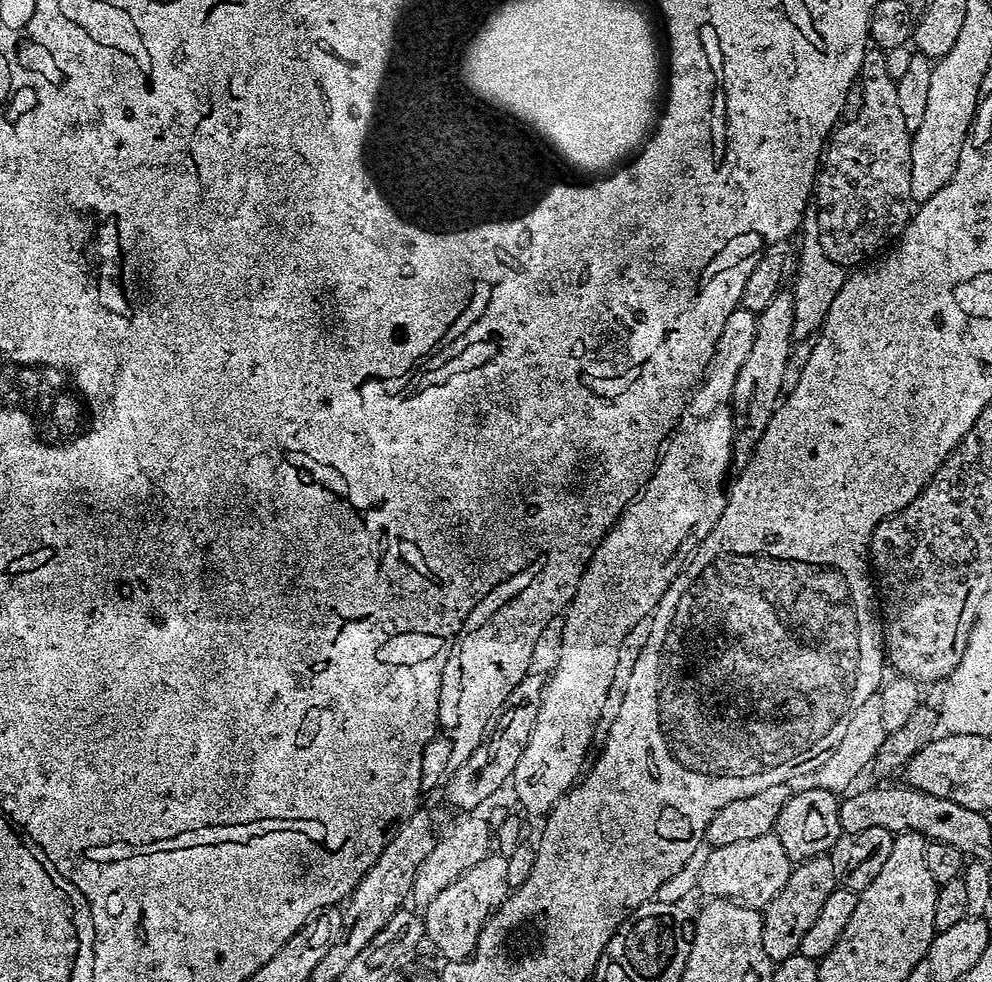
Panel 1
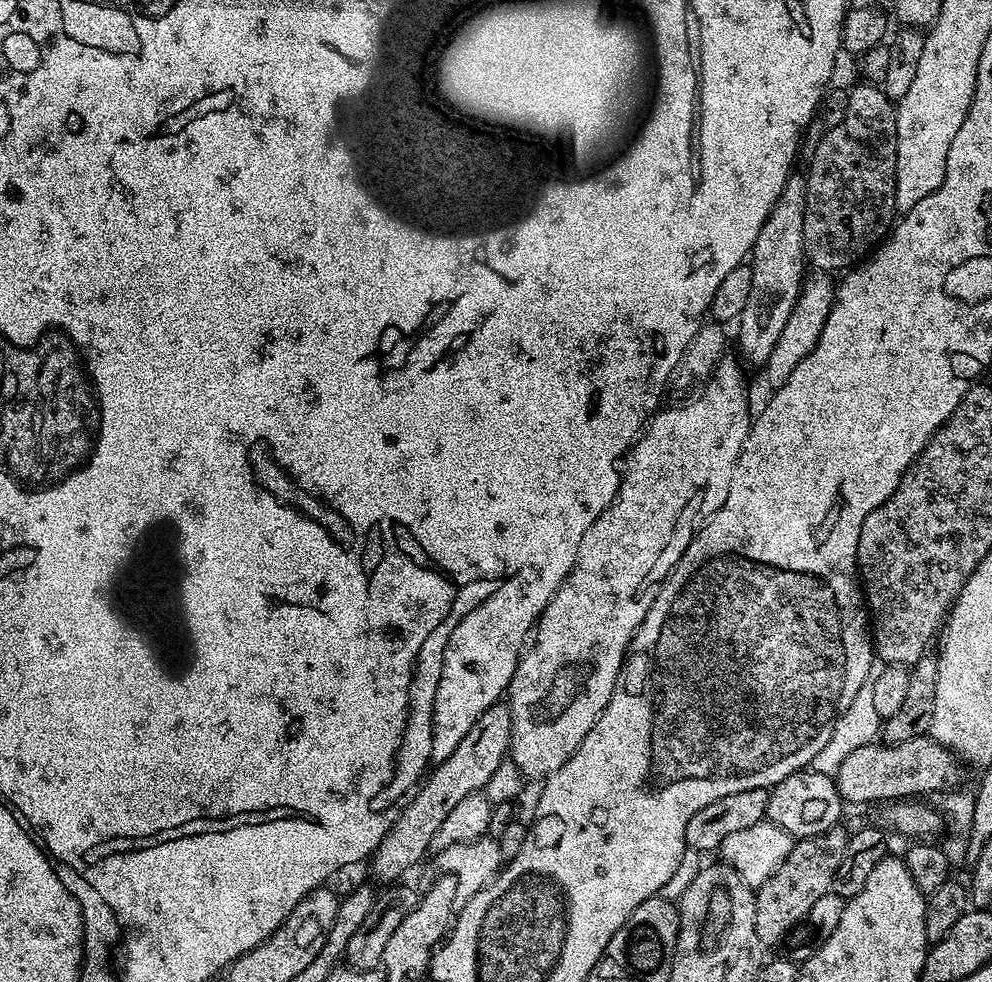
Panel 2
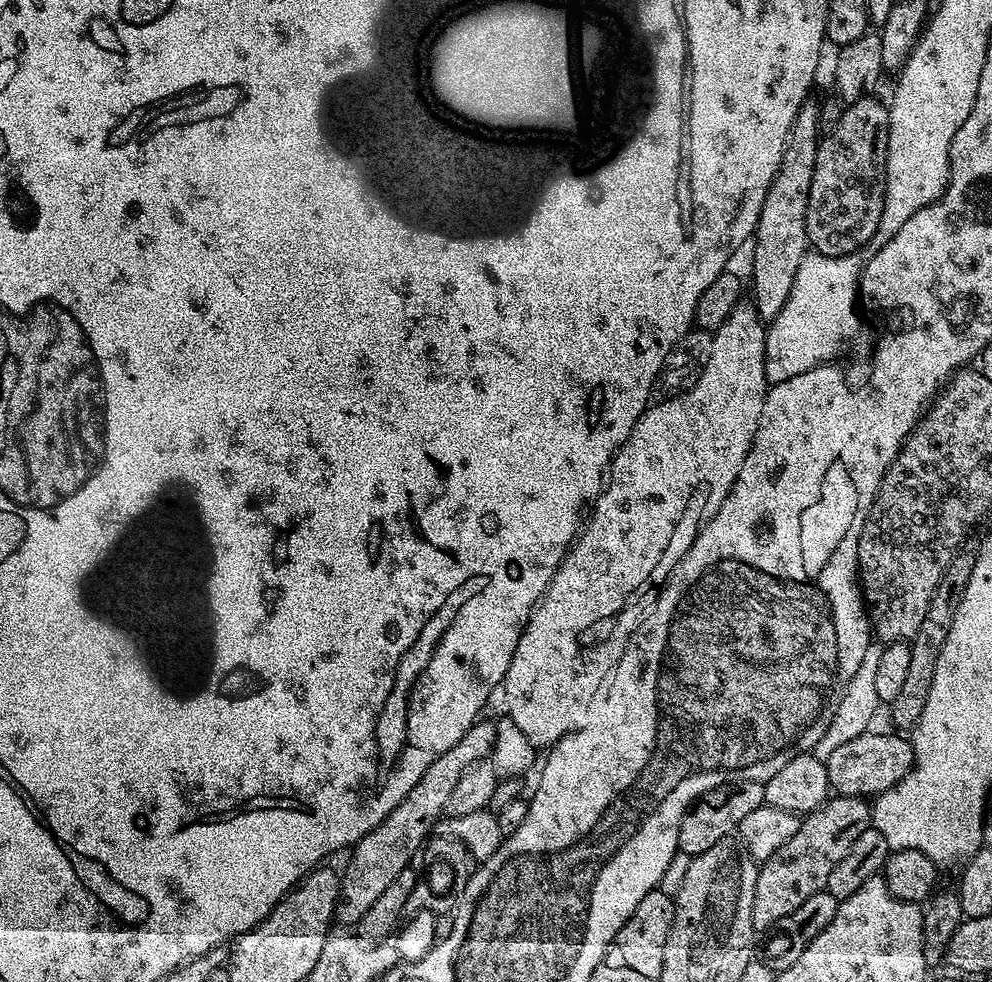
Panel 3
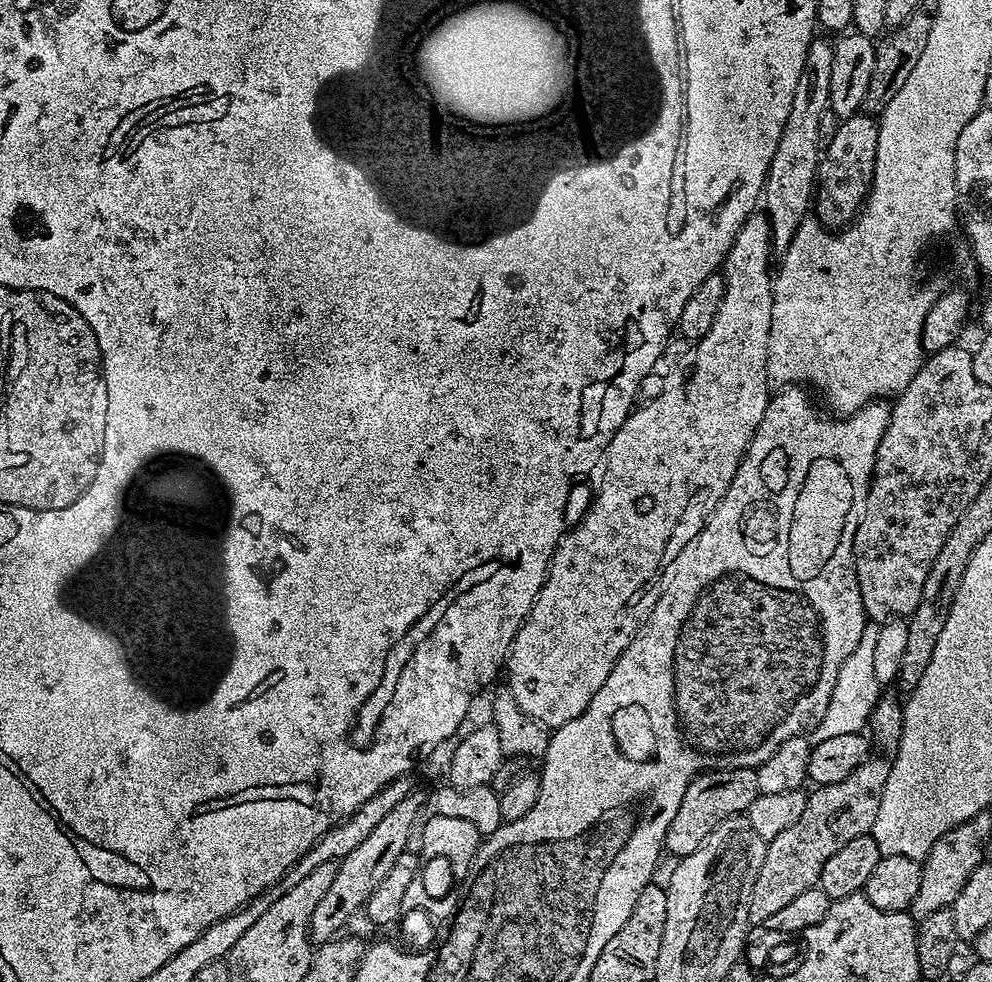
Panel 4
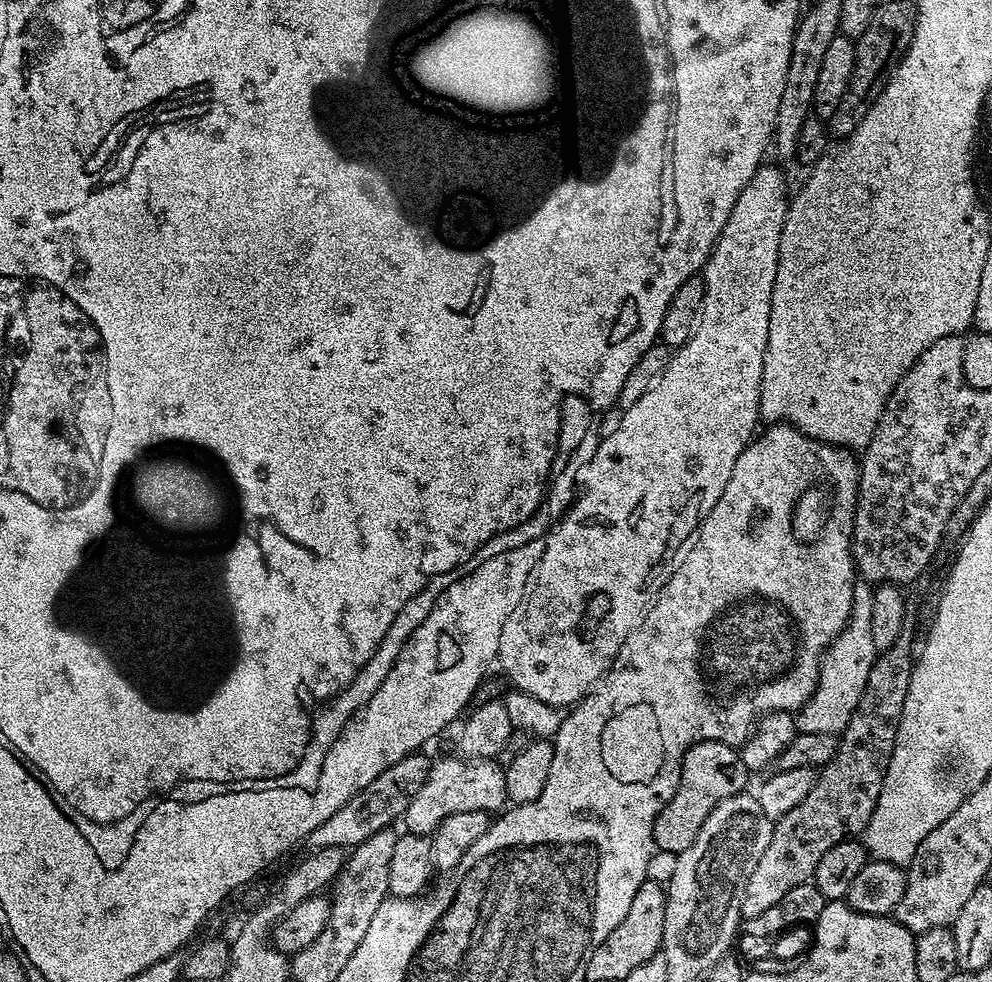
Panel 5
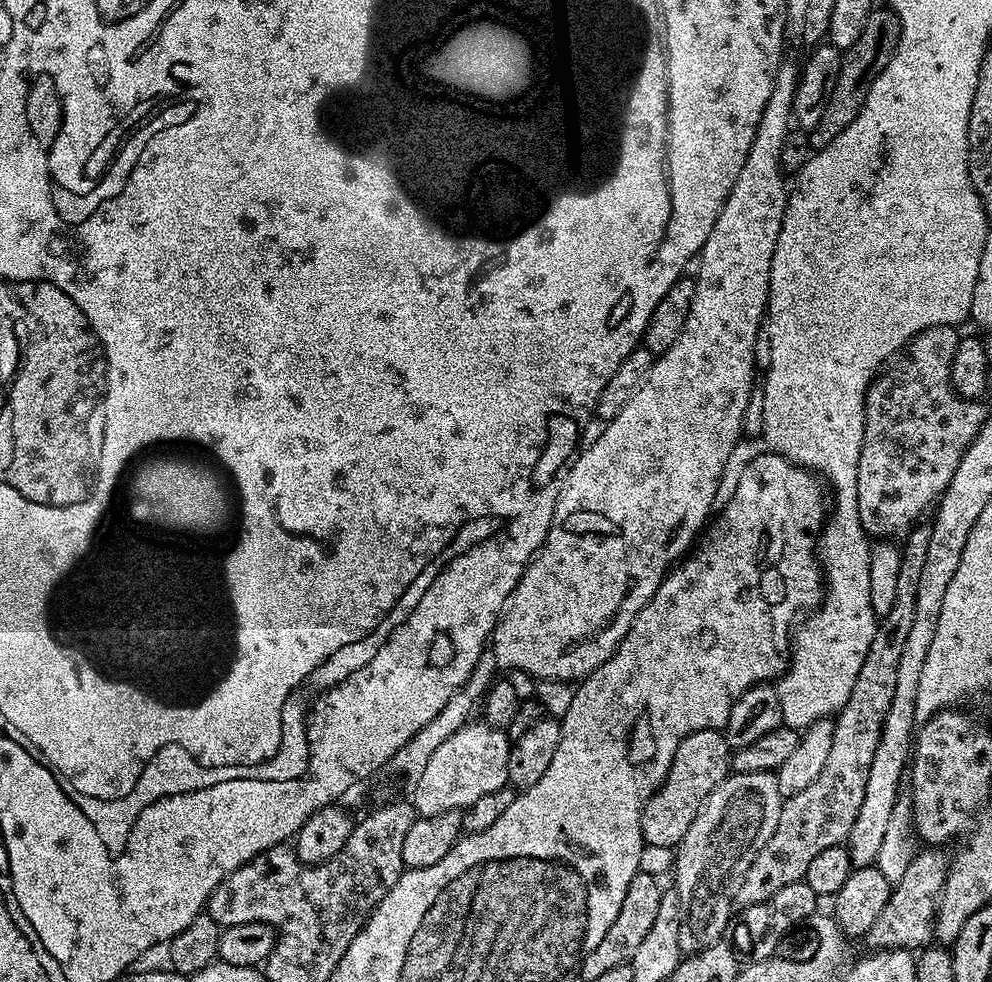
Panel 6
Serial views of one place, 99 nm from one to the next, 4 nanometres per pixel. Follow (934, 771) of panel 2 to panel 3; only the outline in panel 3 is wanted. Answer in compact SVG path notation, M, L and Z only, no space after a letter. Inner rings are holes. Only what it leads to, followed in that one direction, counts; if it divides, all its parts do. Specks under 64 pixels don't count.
M866 730L860 736L850 738L843 746L838 746L834 754L826 761L828 765L828 783L833 793L842 796L863 796L875 798L890 790L902 778L906 778L914 763L912 759L912 741L895 731L872 732Z

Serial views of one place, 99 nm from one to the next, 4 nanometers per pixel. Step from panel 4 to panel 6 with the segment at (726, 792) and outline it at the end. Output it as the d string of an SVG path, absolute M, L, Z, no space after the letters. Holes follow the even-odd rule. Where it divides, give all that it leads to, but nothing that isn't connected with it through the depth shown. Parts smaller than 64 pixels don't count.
M703 728L682 738L662 786L649 798L642 810L640 829L644 843L670 849L679 846L706 798L729 775L730 741L723 731Z

